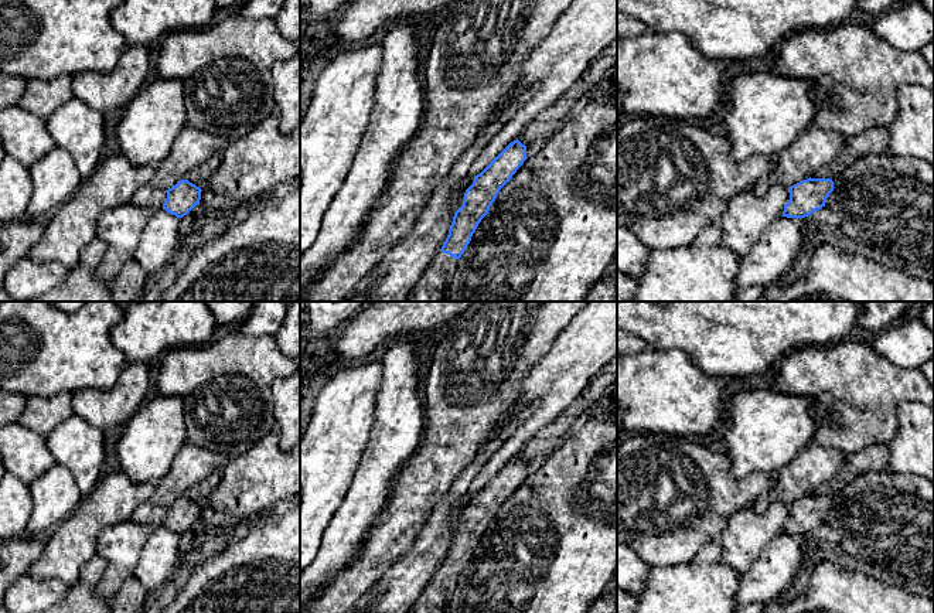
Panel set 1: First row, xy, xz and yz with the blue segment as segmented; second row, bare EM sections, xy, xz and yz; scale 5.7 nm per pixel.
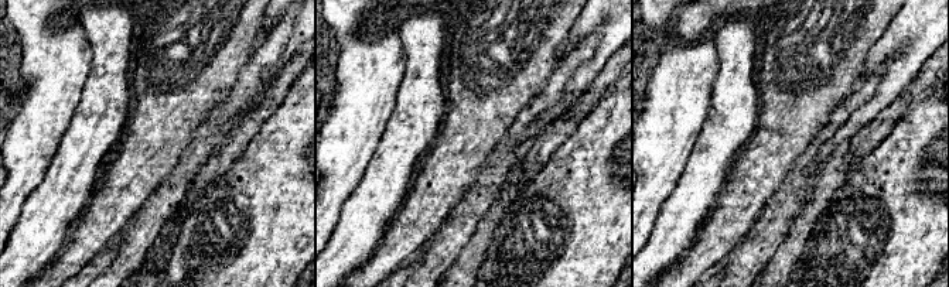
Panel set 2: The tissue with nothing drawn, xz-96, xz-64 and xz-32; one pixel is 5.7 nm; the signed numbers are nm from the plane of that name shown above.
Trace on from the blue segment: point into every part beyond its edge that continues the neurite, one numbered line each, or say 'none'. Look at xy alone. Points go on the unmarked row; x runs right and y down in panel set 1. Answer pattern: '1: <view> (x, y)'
none

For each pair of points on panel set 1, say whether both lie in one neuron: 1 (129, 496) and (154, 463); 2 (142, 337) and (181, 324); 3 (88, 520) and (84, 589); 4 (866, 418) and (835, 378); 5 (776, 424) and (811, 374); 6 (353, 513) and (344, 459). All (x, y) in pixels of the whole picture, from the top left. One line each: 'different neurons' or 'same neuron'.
1: different neurons
2: same neuron
3: different neurons
4: same neuron
5: different neurons
6: different neurons

